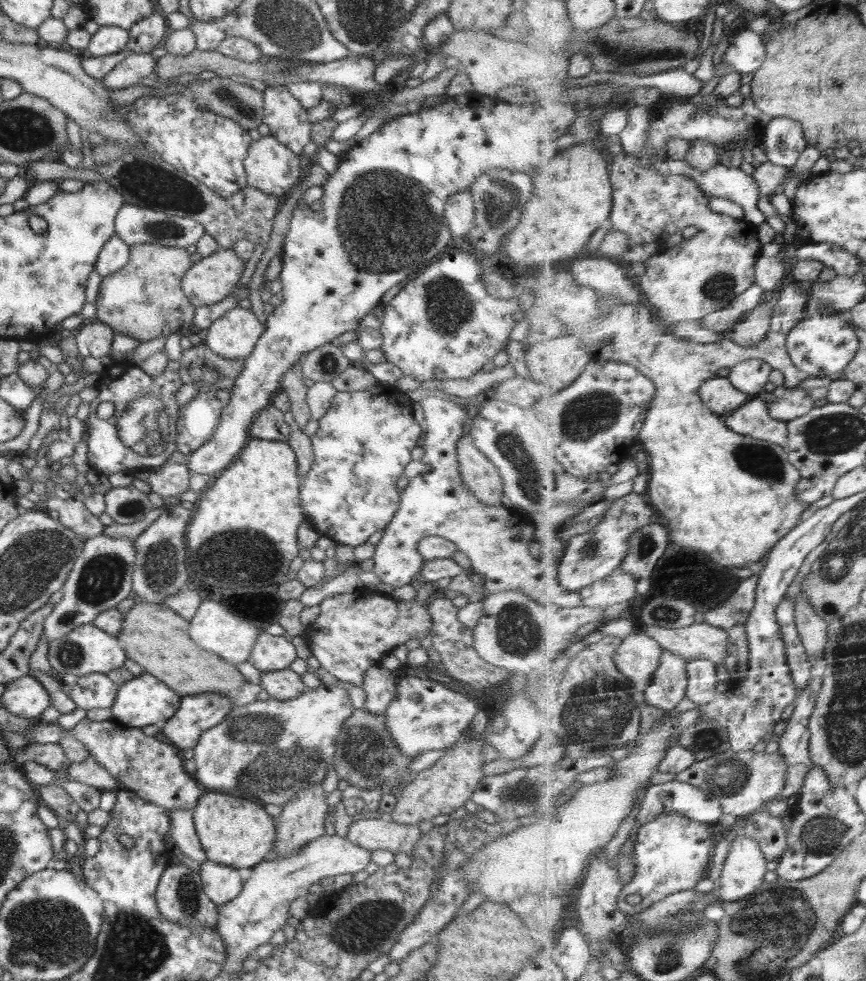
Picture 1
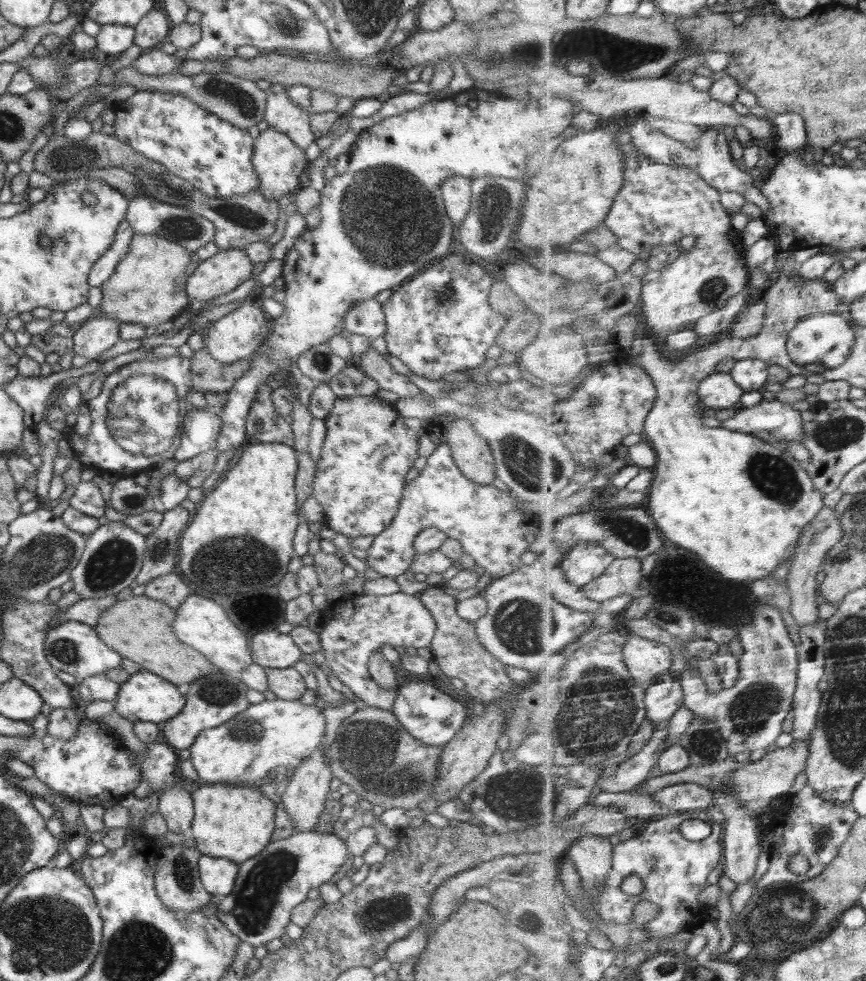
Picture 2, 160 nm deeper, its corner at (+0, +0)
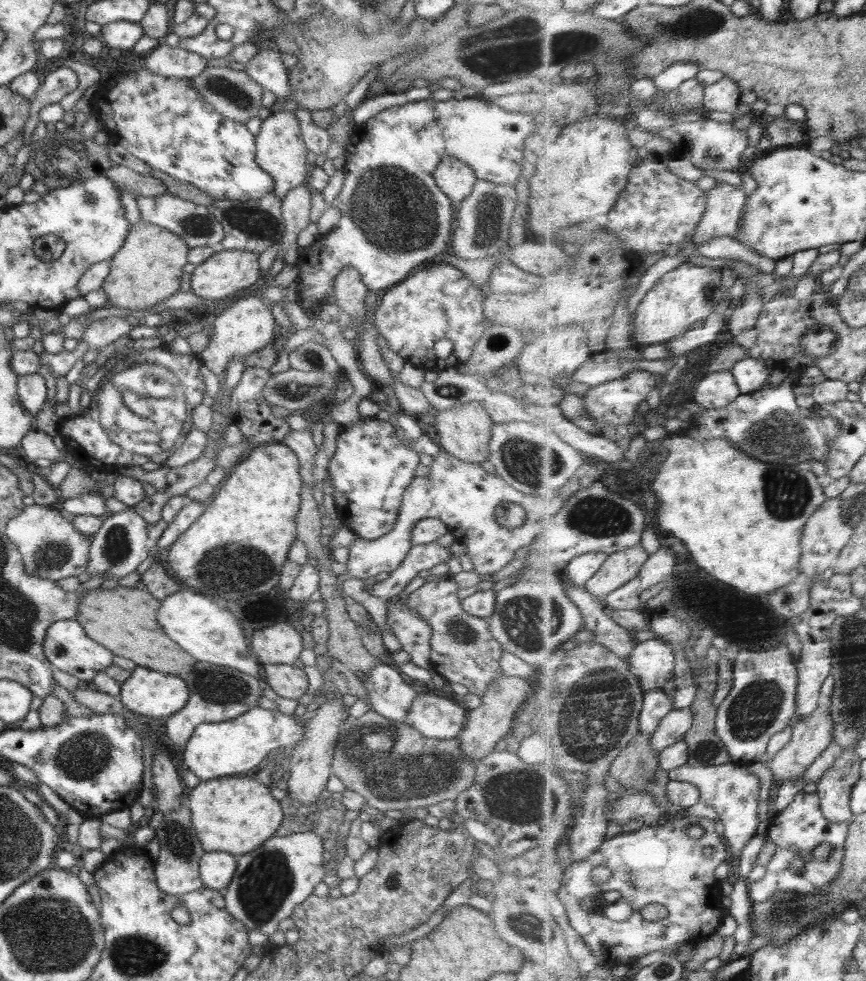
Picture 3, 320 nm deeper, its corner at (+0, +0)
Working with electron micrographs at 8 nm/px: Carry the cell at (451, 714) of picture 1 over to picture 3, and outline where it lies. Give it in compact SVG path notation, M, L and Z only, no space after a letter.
M418 693L407 716L407 723L426 738L451 739L458 736L467 721L468 709L435 695Z

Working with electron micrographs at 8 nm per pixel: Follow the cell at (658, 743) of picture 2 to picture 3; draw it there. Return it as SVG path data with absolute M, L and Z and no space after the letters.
M690 708L674 709L660 723L659 729L653 734L653 747L660 754L669 746L674 746L690 732L696 720L695 710Z

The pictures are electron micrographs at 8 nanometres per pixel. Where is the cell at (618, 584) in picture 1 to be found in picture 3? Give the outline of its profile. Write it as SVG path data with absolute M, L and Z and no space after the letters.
M641 545L612 554L596 576L587 582L586 588L598 597L606 598L607 594L634 580L650 558L648 550Z

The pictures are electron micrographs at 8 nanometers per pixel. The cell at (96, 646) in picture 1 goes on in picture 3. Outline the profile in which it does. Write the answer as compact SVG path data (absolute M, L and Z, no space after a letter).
M75 619L60 620L48 628L43 642L43 653L51 662L52 667L68 672L79 680L92 680L96 674L110 666L115 659L113 652L92 640Z

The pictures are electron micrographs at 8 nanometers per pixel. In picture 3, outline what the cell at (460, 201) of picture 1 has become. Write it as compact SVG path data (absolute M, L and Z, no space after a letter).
M451 156L441 158L433 177L455 208L473 191L477 179L469 164Z

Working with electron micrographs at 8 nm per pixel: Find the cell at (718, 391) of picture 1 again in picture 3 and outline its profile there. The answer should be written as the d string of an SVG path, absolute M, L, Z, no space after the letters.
M720 371L707 374L695 391L696 401L707 409L723 409L743 395L735 374Z

